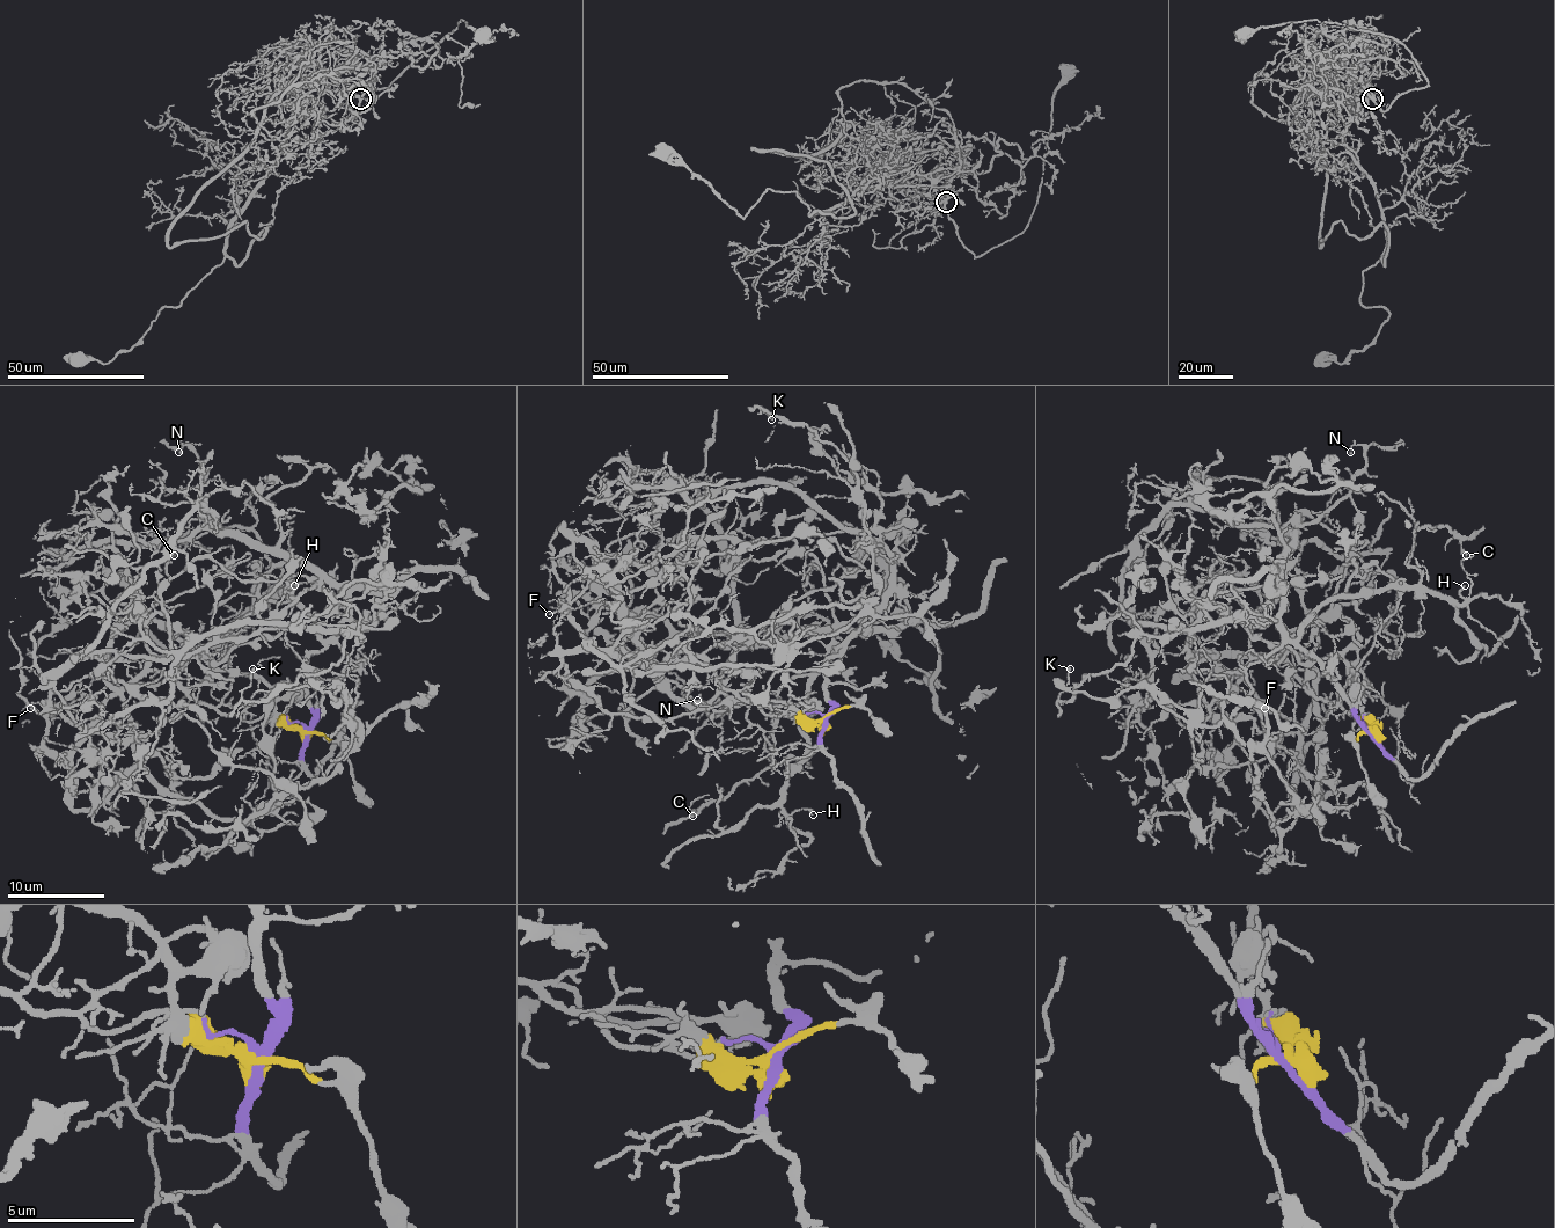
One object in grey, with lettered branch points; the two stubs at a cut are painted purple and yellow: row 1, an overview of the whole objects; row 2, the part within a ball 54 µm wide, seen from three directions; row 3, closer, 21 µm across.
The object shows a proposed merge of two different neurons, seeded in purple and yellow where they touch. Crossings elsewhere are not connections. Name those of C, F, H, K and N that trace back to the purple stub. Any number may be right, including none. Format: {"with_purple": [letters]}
{"with_purple": ["C", "H", "K", "N"]}

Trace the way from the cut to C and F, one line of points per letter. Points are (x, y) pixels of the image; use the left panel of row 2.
C: (307, 735), (307, 660), (323, 644), (318, 627), (281, 590), (281, 570), (250, 528), (186, 531), (175, 556)
F: (307, 735), (287, 729), (272, 715), (246, 722), (219, 715), (155, 671), (142, 671), (89, 724), (30, 707)

